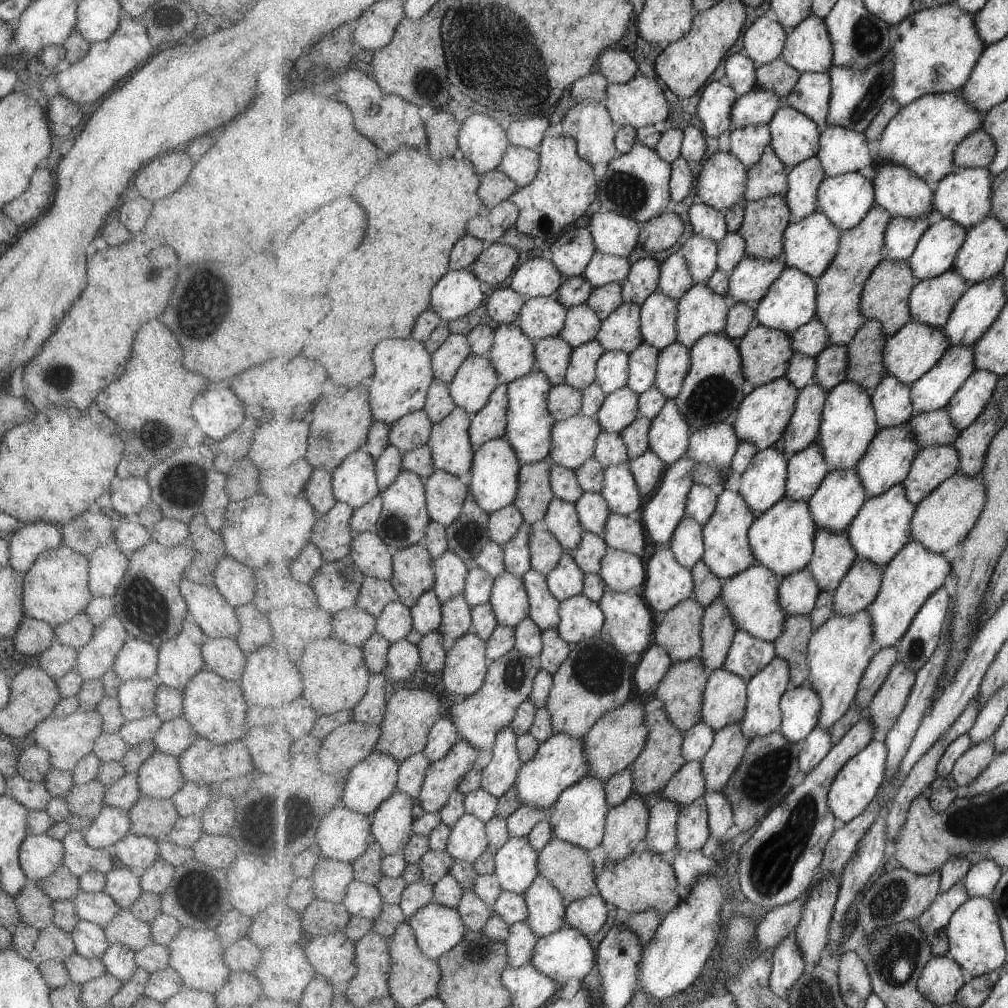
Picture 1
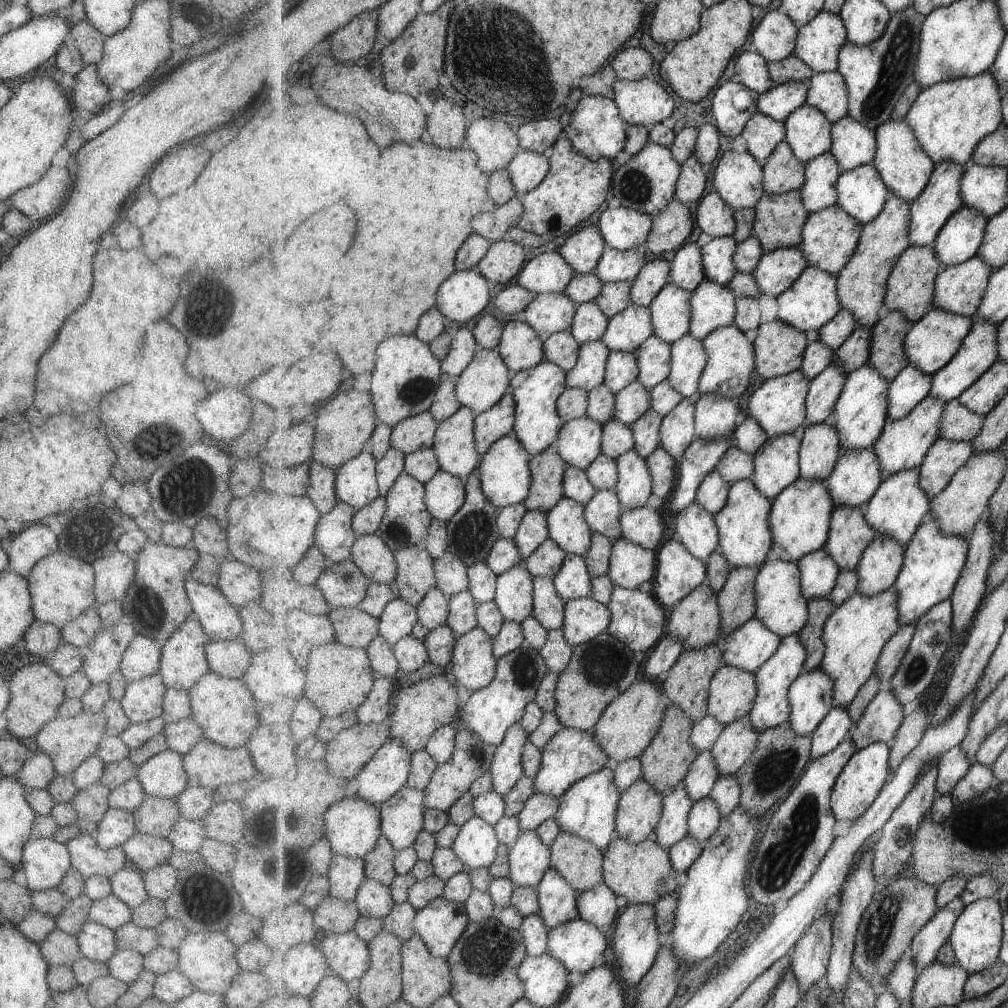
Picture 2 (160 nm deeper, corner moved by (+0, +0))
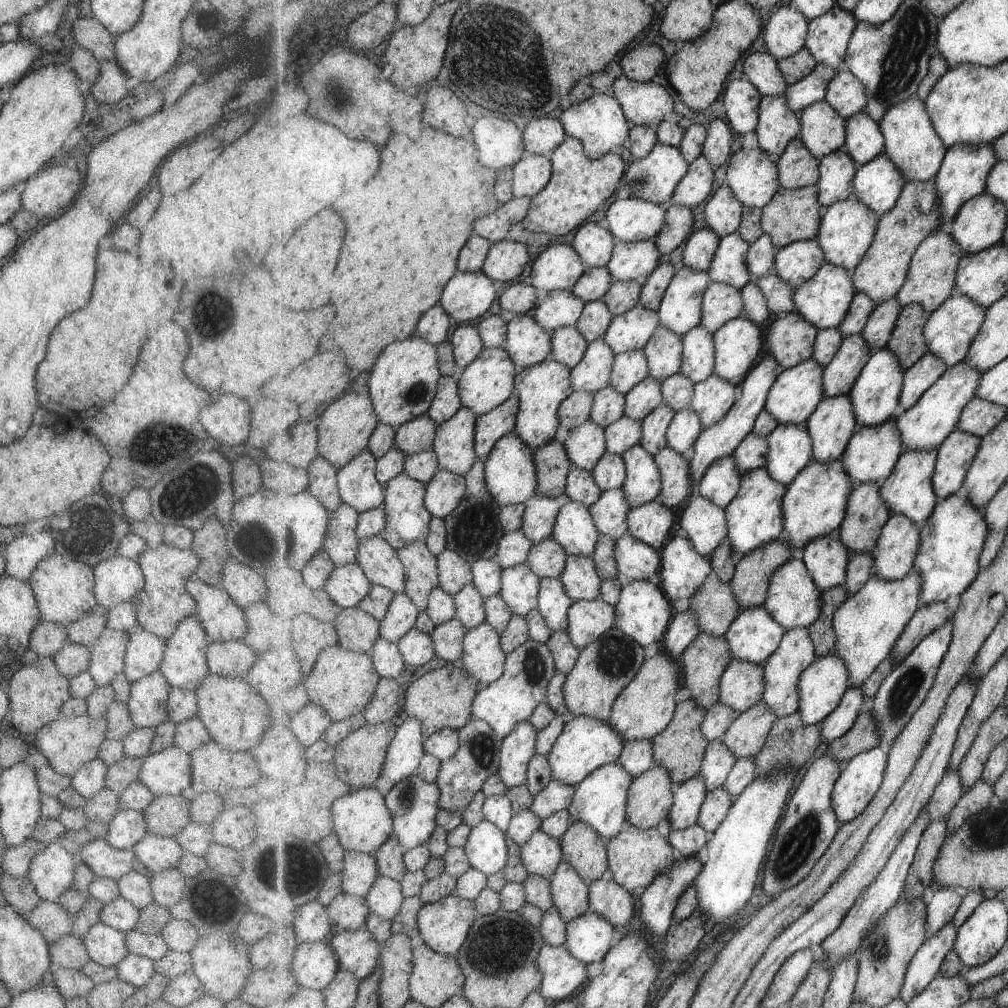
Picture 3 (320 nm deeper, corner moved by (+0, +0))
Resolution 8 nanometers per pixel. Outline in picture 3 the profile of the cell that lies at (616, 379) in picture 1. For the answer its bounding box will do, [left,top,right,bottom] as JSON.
[611,350,650,396]

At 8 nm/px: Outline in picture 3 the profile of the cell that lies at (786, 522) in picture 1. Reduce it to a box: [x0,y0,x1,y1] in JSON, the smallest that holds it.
[784,452,855,554]

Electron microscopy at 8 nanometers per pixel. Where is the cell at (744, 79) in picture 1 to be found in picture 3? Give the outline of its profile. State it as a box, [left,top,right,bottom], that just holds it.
[743,52,788,96]

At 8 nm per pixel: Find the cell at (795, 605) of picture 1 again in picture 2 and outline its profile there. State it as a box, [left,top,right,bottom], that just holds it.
[797,548,842,599]

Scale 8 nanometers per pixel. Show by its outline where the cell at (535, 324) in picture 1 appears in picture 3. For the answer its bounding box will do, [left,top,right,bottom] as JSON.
[532,291,587,333]

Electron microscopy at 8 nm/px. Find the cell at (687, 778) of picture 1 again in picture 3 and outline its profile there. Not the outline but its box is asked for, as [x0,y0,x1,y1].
[700,738,738,792]

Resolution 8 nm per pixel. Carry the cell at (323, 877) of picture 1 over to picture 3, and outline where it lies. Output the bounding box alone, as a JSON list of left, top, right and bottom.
[342,851,380,898]

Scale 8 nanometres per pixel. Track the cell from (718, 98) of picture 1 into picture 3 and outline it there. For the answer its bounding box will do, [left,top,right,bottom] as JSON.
[724,78,764,135]

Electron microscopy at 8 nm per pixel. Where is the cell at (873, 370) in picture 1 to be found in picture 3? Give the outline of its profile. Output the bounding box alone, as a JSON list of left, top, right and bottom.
[887,303,930,370]

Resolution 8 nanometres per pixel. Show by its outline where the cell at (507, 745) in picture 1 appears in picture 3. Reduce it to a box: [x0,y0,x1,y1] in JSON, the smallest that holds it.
[498,721,539,787]

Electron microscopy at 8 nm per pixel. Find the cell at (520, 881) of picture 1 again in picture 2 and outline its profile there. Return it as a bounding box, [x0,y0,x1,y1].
[510,831,552,887]

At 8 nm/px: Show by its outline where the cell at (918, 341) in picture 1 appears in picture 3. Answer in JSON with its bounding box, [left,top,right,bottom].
[924,293,988,367]

